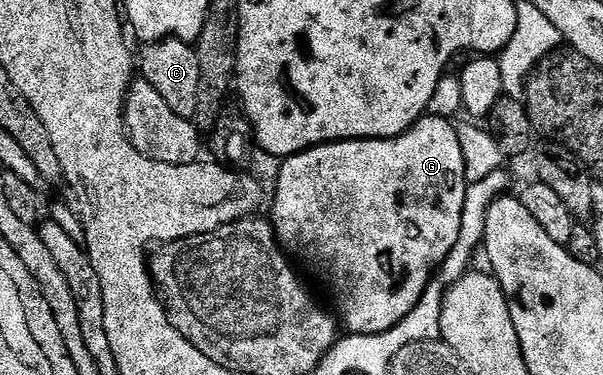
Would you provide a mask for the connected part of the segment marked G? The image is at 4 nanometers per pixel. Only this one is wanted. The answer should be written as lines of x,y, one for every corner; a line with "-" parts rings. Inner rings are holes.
423,116
406,134
400,134
398,138
327,142
324,146
304,150
302,154
293,154
290,158
284,159
280,166
281,171
277,174
277,191
273,194
271,221
273,229
277,231
277,241
280,242
282,250
286,255
296,259
298,263
301,261
303,265
310,266
333,289
333,294
337,297
336,317
340,319
348,333
378,334
395,328
395,324
399,324
399,320
403,320
403,316
407,316
407,312
411,312
411,308
415,308
415,304
419,304
423,292
433,281
435,271
440,267
441,261
451,252
451,248
455,248
455,240
459,240
467,183
463,164
463,148
459,148
457,126
447,118

